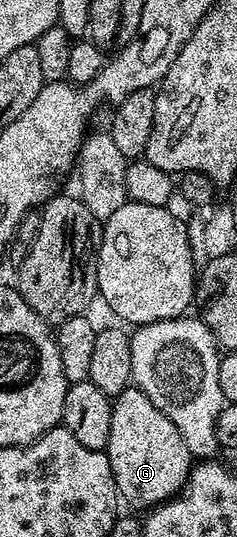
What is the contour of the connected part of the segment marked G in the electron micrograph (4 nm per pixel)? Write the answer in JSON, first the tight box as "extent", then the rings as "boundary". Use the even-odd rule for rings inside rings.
{"extent":[106,385,192,509],"boundary":[[[131,385],[112,403],[112,433],[108,433],[106,456],[110,459],[118,494],[134,507],[153,509],[173,499],[192,470],[192,456],[180,429],[164,417],[143,391]]]}

